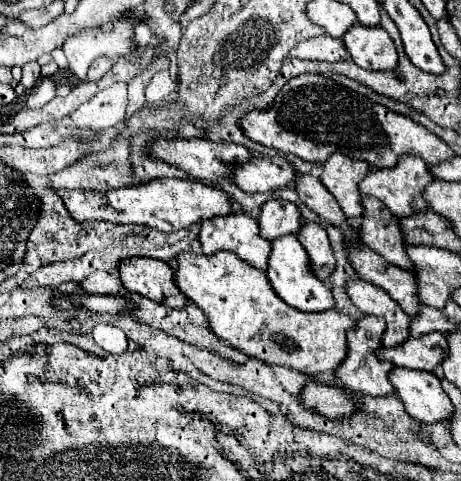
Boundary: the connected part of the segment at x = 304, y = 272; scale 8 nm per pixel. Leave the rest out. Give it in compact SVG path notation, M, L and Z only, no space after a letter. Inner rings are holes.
M288 234L272 242L272 254L268 260L268 280L272 280L272 288L276 294L292 308L302 312L324 312L334 308L334 296L330 288L316 278L312 272L312 262L308 260L308 254L304 252L304 246L298 242L296 236Z

